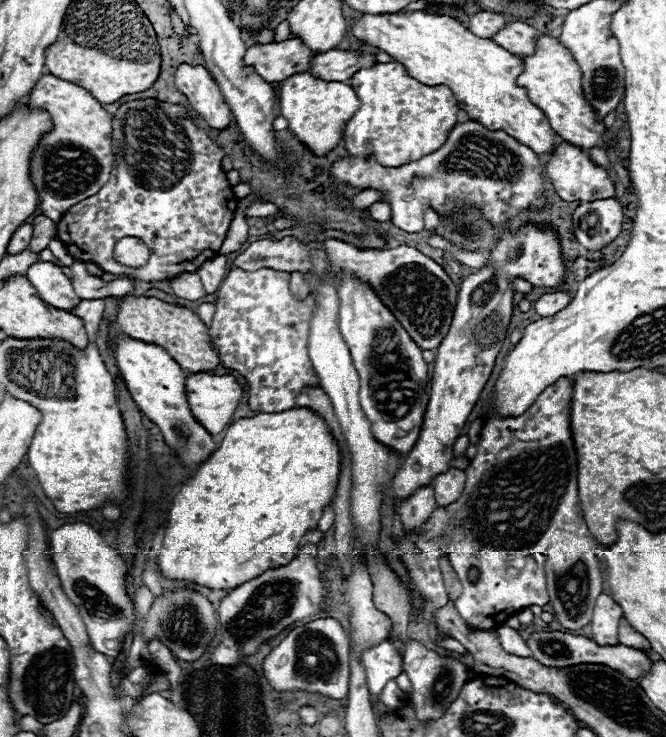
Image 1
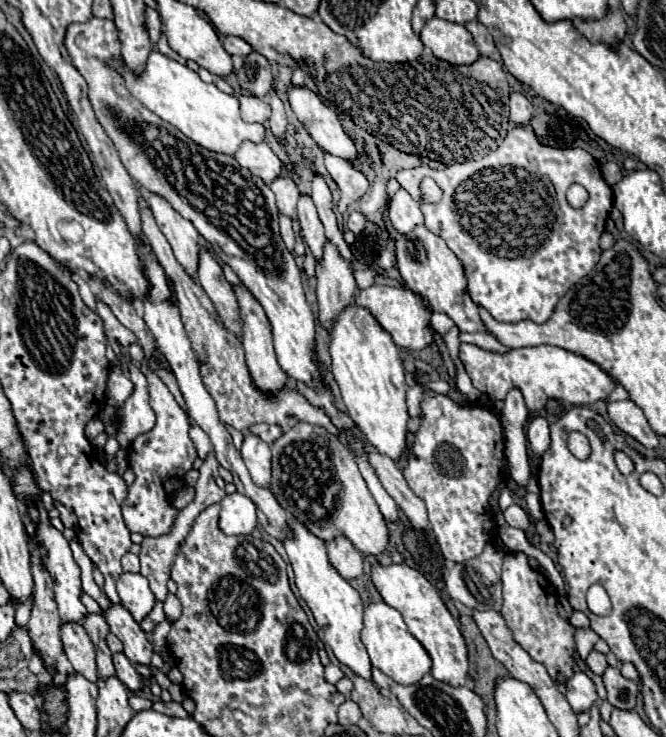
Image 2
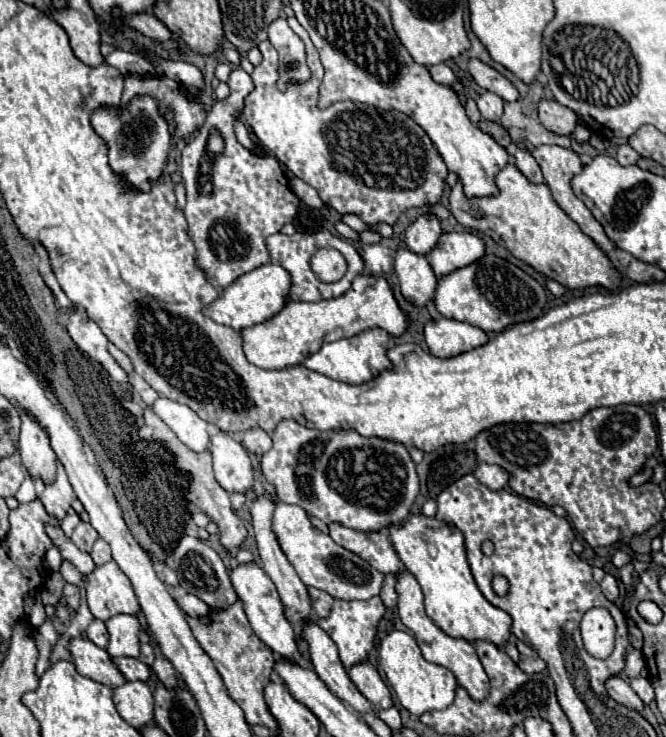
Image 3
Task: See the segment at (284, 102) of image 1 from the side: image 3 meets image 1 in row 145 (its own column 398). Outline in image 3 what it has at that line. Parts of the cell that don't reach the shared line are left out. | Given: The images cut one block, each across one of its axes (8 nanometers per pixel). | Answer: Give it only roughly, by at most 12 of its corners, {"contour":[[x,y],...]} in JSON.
{"contour":[[360,274],[340,298],[286,302],[244,328],[264,370],[302,364],[326,342],[410,326],[386,278]]}

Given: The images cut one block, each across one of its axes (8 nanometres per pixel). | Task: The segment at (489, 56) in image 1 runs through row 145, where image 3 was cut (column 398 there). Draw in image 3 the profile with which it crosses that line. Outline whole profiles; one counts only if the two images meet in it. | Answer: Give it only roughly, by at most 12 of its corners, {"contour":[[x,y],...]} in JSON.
{"contour":[[454,526],[388,528],[426,614],[450,636],[504,646],[510,616],[478,590]]}

